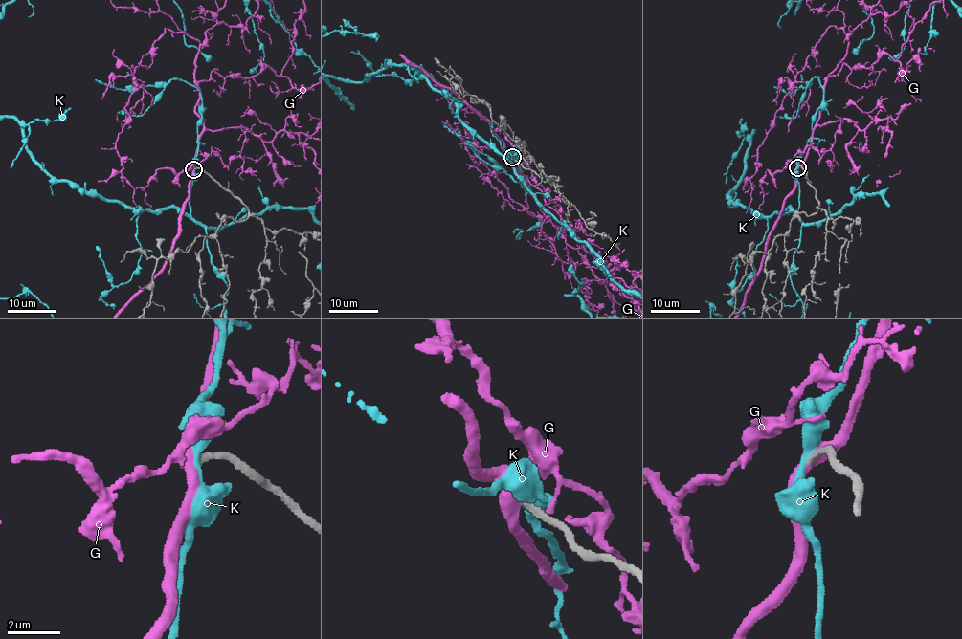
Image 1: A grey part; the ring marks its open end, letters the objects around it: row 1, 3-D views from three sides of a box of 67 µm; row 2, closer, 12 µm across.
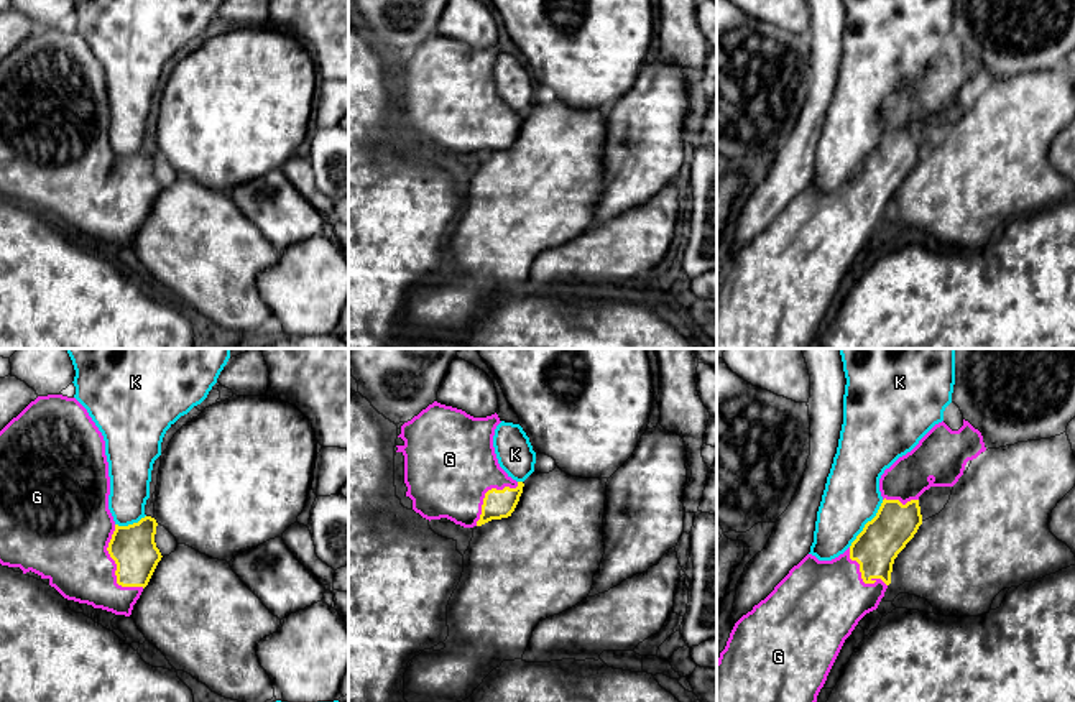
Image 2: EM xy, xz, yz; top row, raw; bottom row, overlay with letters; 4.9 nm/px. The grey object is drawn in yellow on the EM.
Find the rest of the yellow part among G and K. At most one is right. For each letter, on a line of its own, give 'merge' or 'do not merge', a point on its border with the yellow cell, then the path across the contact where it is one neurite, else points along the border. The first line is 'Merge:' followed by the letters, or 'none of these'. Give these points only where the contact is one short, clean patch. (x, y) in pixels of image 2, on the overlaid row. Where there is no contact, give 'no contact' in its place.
Merge: G
G: merge | xy (117, 568)
K: do not merge | yz (867, 523) | along yz (883, 500), (878, 512), (848, 546)

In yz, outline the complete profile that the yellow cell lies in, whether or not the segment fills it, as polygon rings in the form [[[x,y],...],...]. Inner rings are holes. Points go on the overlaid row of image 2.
[[[963,419],[958,431],[952,431],[942,421],[911,452],[886,469],[879,478],[883,503],[851,546],[832,561],[819,561],[807,554],[764,600],[735,623],[717,661],[717,702],[817,702],[845,640],[866,613],[878,608],[891,584],[894,559],[922,524],[919,496],[930,487],[953,487],[963,475],[967,462],[985,450],[981,432],[968,421]]]

